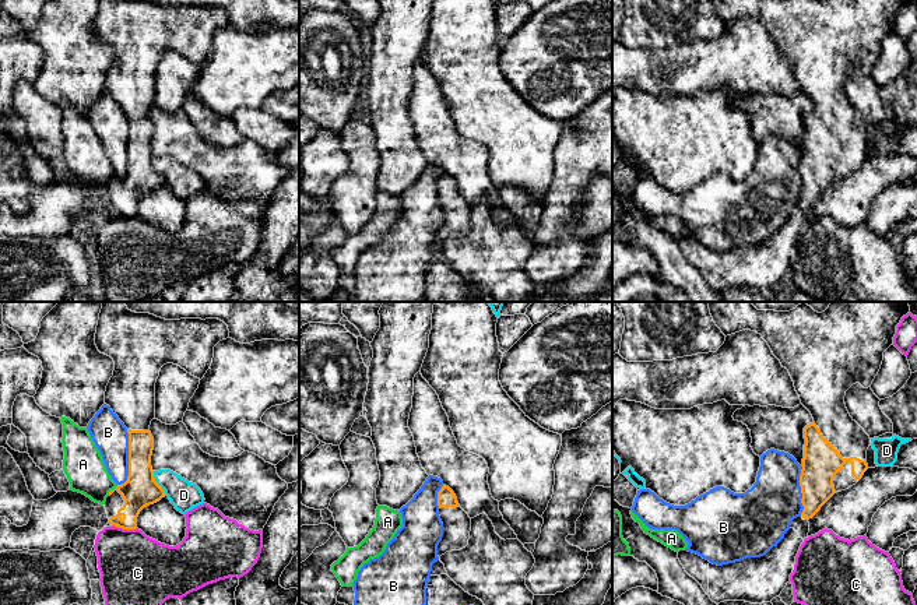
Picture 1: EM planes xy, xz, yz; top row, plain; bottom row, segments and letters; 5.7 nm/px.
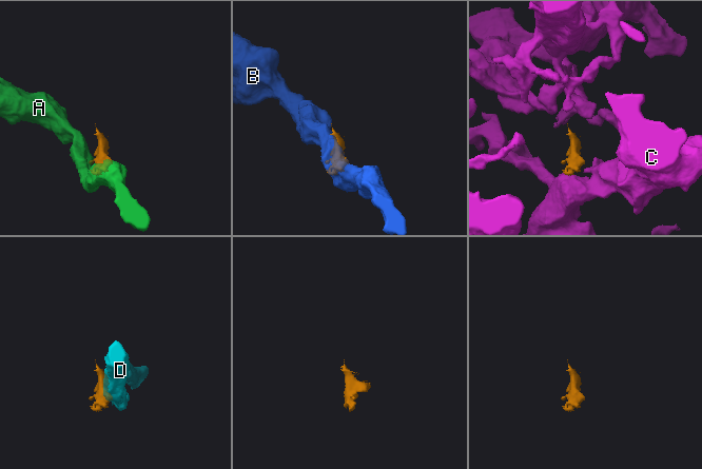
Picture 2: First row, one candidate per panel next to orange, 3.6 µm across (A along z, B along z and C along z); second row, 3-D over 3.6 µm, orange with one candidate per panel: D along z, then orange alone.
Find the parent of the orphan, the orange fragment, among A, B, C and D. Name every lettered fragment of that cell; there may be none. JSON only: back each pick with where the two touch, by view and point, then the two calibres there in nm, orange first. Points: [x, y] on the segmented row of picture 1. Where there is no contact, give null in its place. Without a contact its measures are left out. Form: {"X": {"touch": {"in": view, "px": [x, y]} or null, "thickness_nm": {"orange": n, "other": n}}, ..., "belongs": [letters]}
{"belongs": []}

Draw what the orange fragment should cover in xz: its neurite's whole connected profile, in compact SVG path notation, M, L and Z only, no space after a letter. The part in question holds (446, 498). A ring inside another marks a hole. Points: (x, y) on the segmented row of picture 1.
M443 485L438 492L439 516L443 523L443 537L438 545L438 556L460 551L468 545L471 518L460 507L454 492Z

